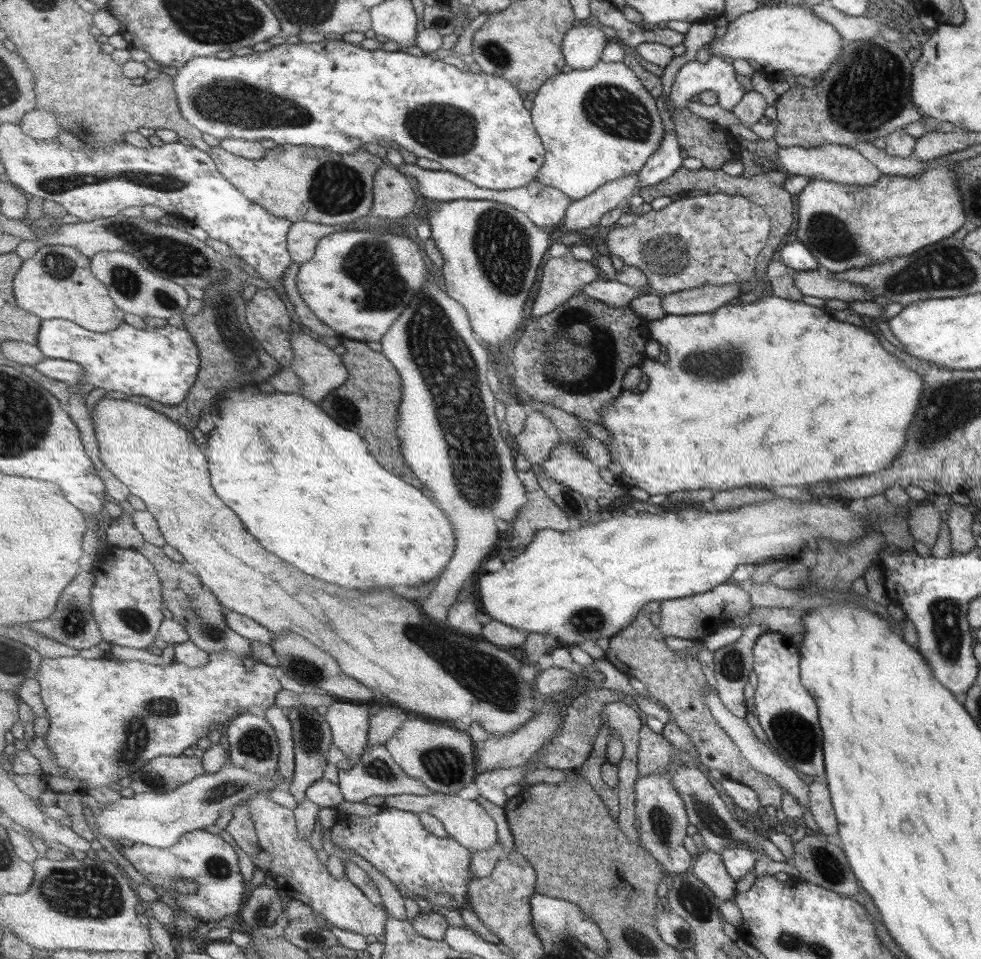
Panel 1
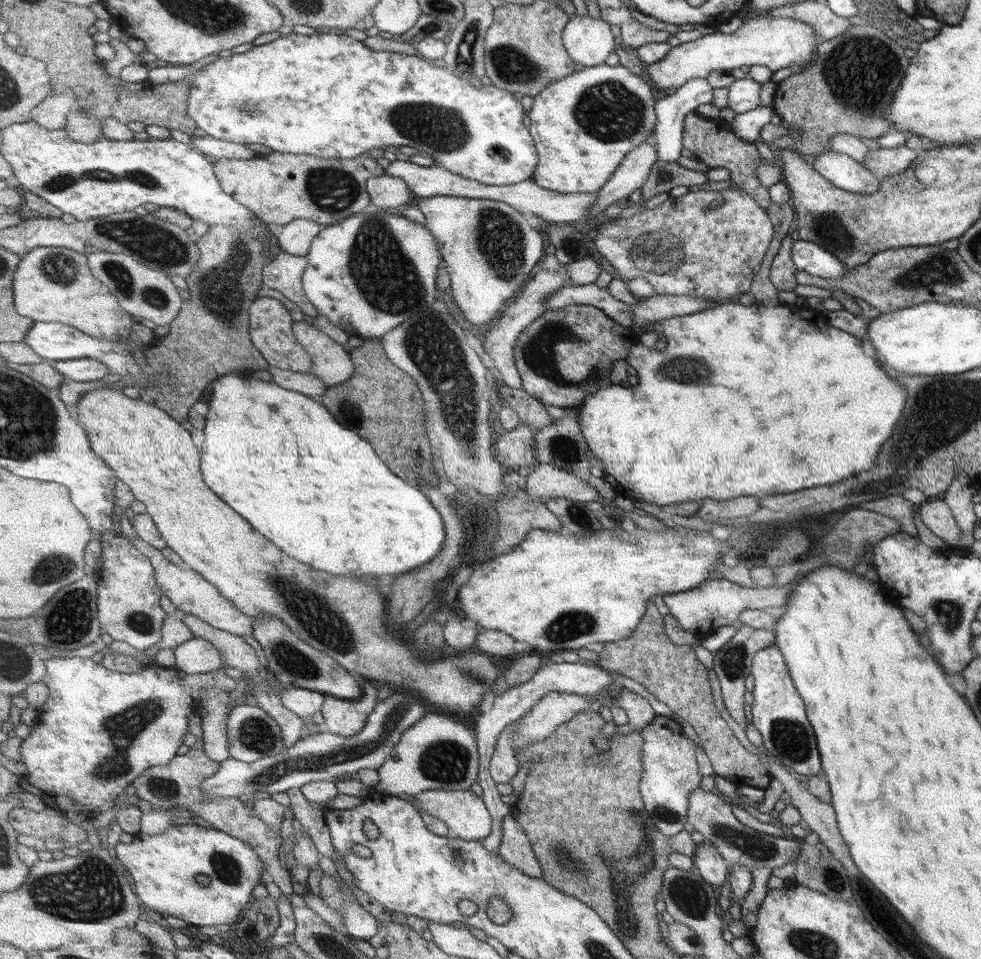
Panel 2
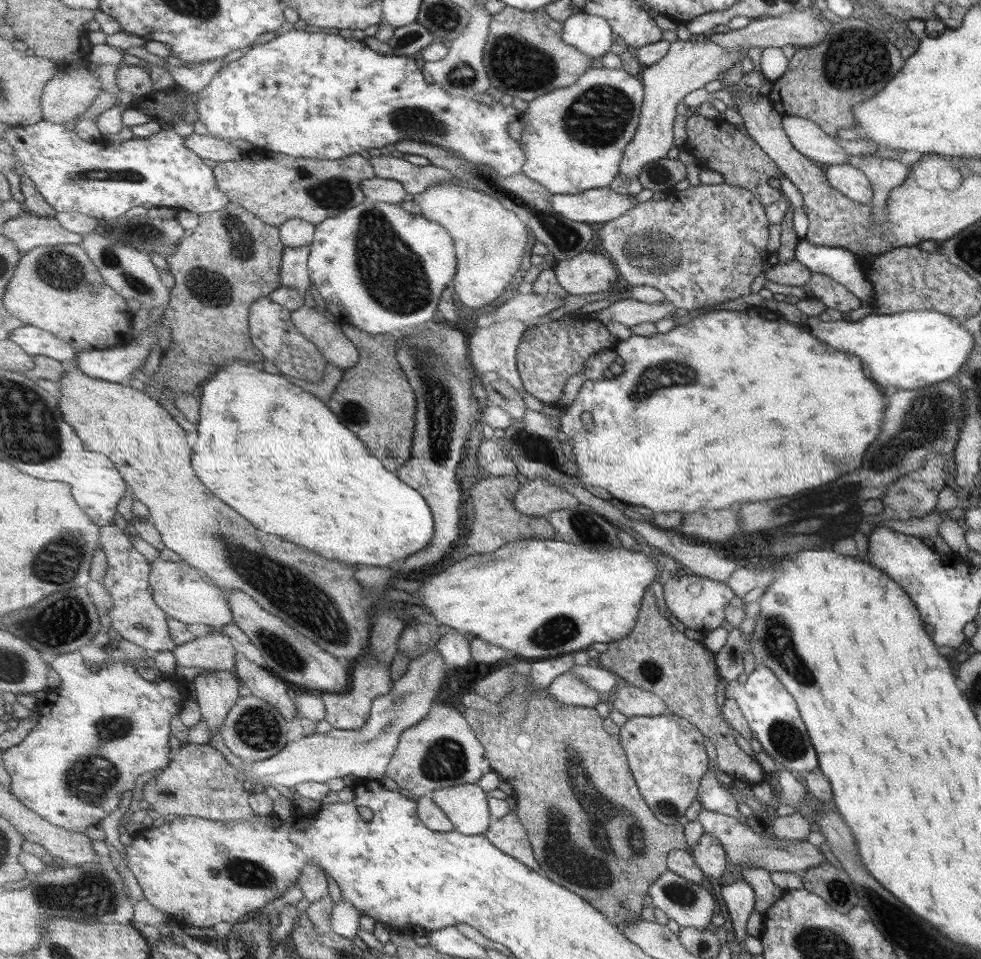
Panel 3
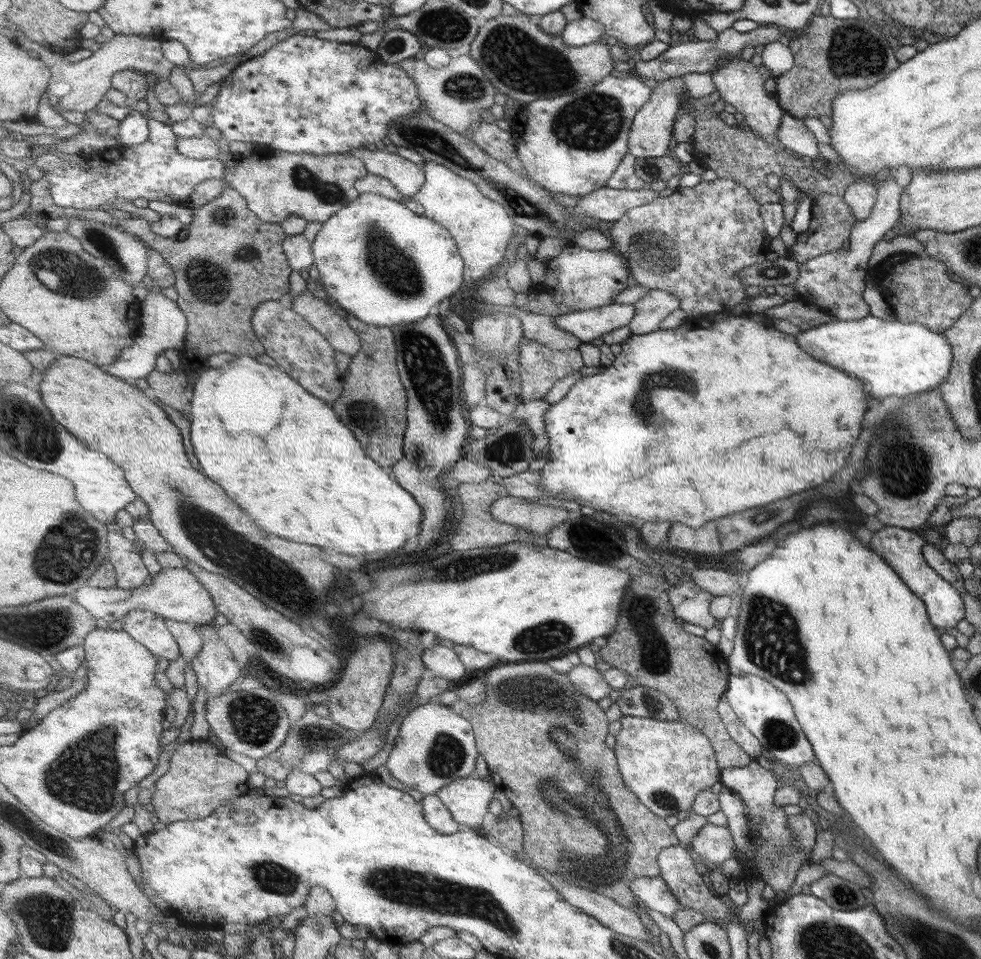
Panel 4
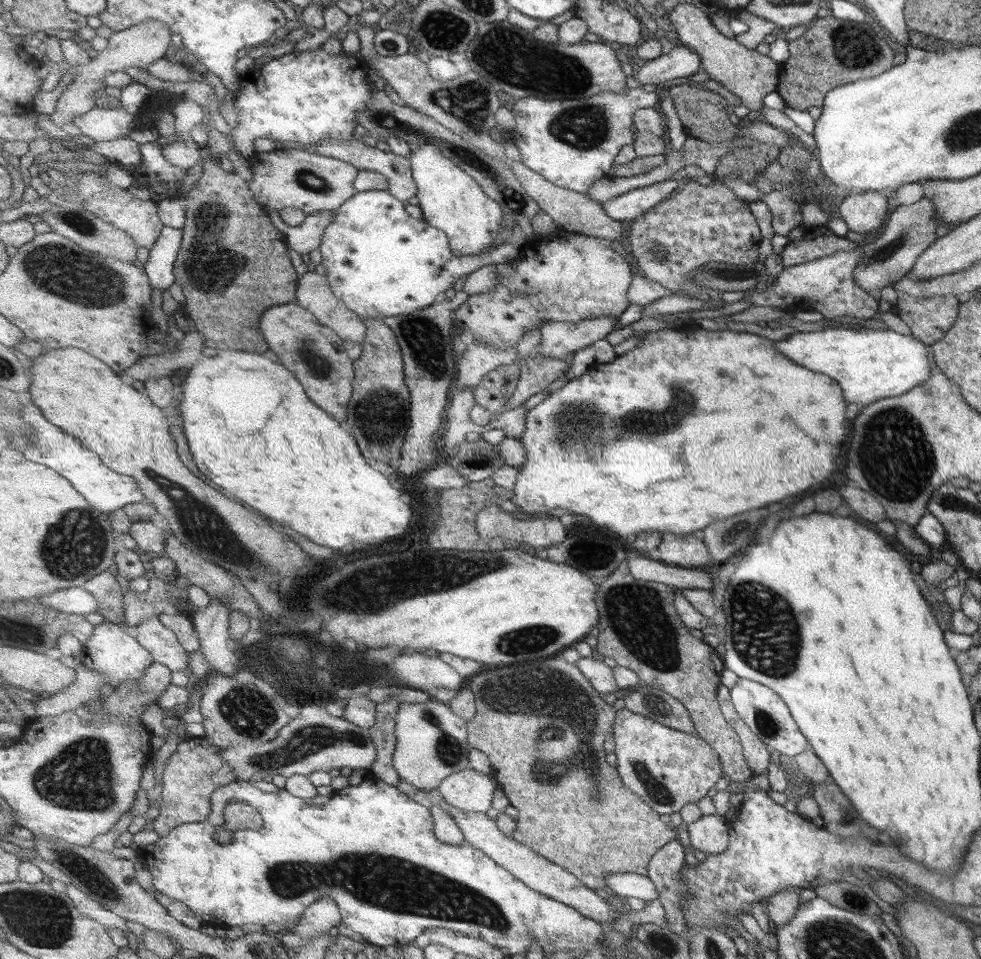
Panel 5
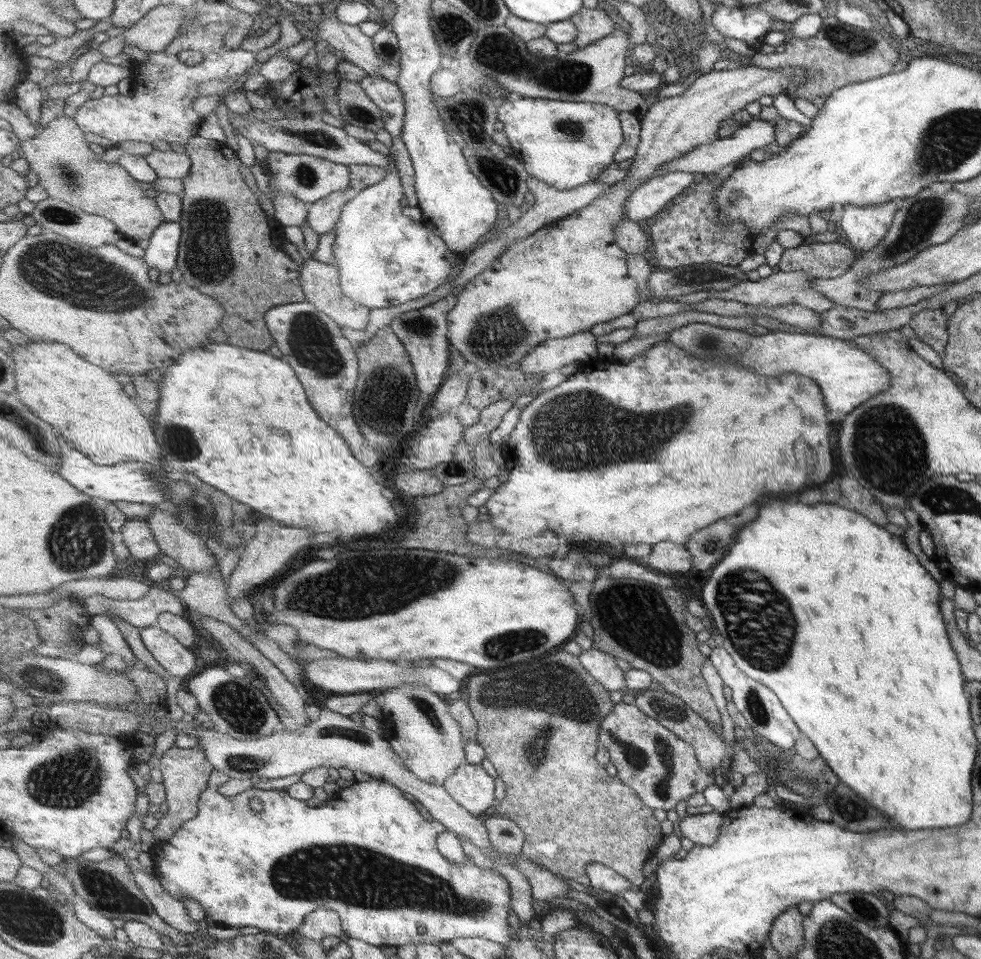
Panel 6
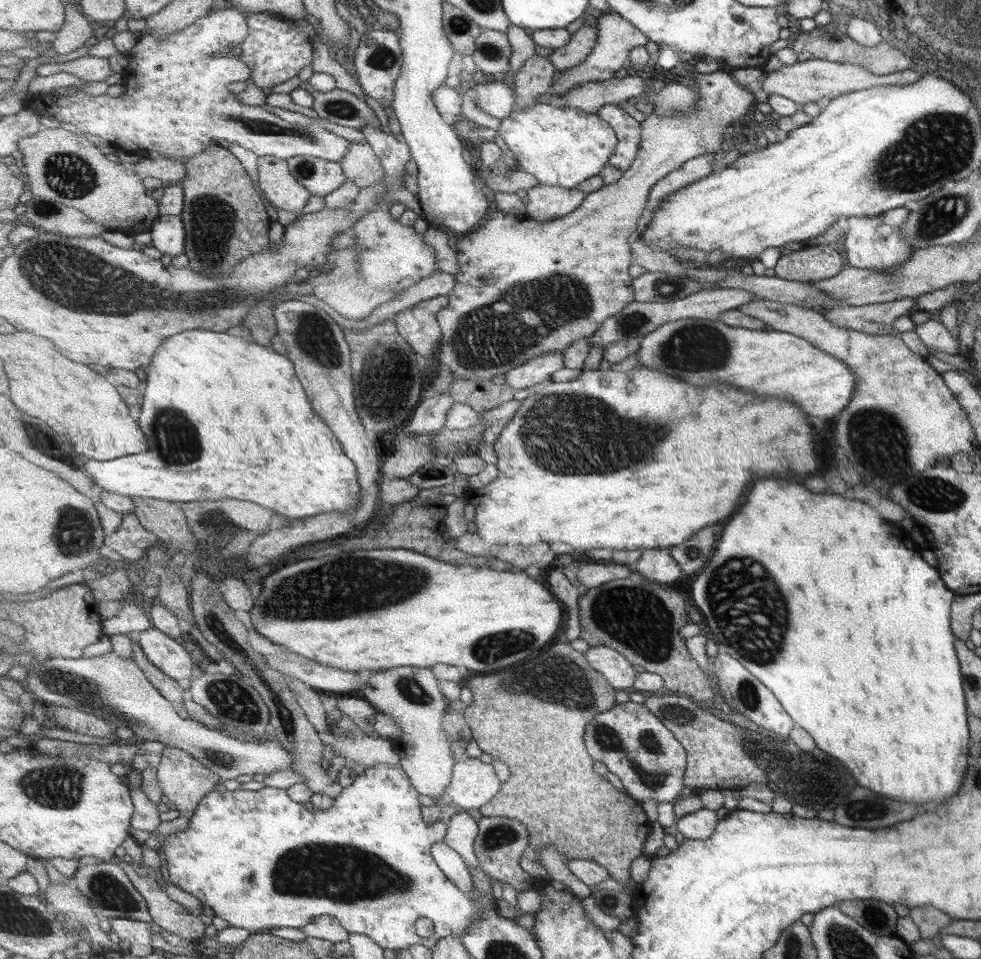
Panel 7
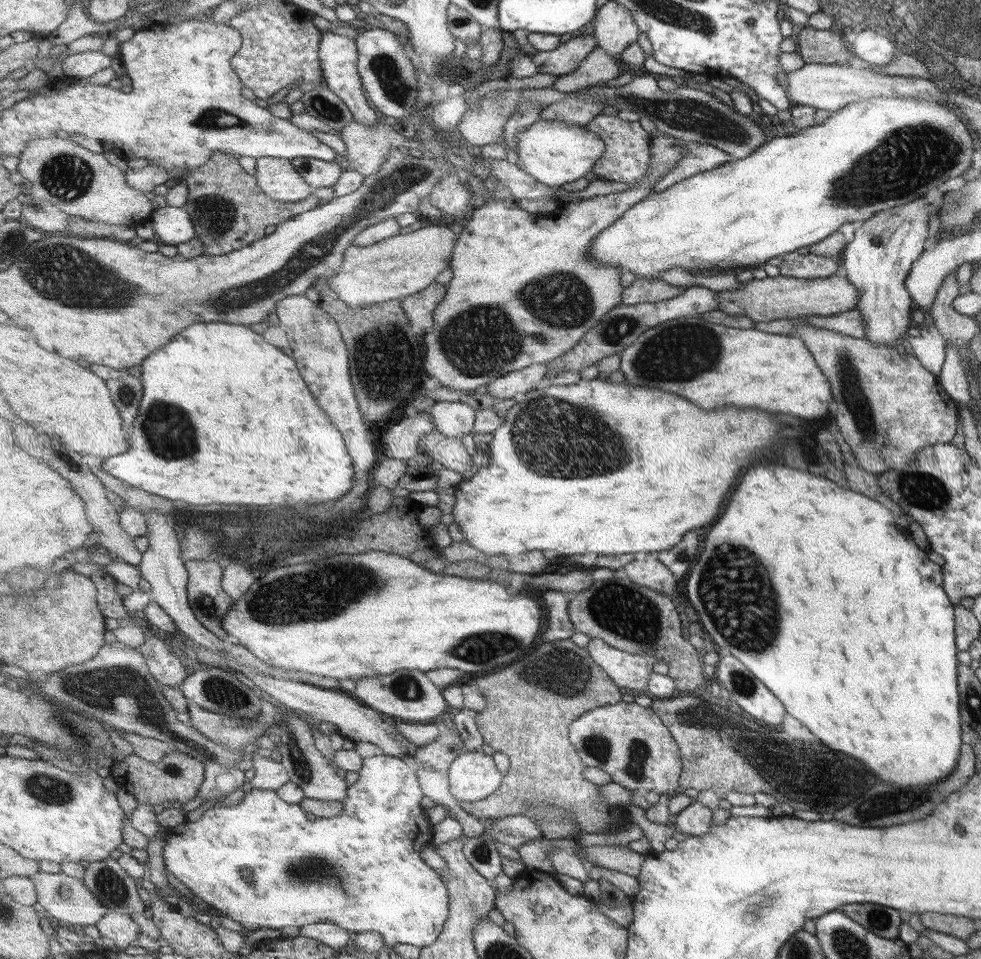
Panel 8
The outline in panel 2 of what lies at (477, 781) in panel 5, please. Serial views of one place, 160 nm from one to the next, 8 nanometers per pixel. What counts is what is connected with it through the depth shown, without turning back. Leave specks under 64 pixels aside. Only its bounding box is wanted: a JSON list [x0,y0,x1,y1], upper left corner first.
[408,790,491,840]

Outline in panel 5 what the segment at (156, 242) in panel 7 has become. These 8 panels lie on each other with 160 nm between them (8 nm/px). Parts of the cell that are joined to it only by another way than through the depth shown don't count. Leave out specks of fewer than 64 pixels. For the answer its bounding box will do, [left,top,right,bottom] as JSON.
[144,226,184,292]

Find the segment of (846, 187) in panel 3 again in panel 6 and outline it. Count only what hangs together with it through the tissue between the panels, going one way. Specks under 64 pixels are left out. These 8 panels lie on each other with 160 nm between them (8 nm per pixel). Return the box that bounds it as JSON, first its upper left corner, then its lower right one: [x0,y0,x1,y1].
[838,202,897,254]

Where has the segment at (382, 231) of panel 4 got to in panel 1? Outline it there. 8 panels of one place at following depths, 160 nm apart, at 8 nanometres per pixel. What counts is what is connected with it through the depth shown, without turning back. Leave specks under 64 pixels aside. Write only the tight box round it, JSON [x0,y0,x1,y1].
[298,230,427,343]

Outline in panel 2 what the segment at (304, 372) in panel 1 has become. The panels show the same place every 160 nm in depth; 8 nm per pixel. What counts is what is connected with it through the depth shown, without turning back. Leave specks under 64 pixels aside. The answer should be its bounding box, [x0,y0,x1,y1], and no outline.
[294,320,356,388]

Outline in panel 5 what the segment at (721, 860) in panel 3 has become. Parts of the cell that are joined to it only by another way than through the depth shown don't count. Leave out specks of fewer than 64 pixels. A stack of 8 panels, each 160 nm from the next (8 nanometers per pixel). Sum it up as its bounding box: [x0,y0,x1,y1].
[688,815,730,854]

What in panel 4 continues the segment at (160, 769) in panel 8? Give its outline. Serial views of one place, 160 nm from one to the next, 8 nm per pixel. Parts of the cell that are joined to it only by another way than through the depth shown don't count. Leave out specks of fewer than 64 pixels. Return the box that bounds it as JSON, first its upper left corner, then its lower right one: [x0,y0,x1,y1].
[151,741,252,825]

